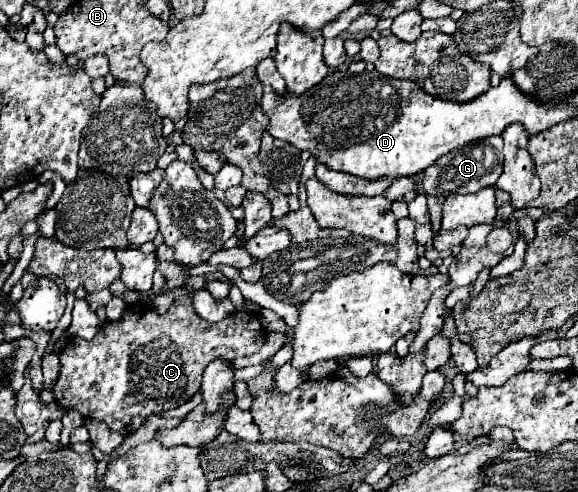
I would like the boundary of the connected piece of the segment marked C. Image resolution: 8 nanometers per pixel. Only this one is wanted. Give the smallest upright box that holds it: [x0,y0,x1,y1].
[52,296,264,436]

